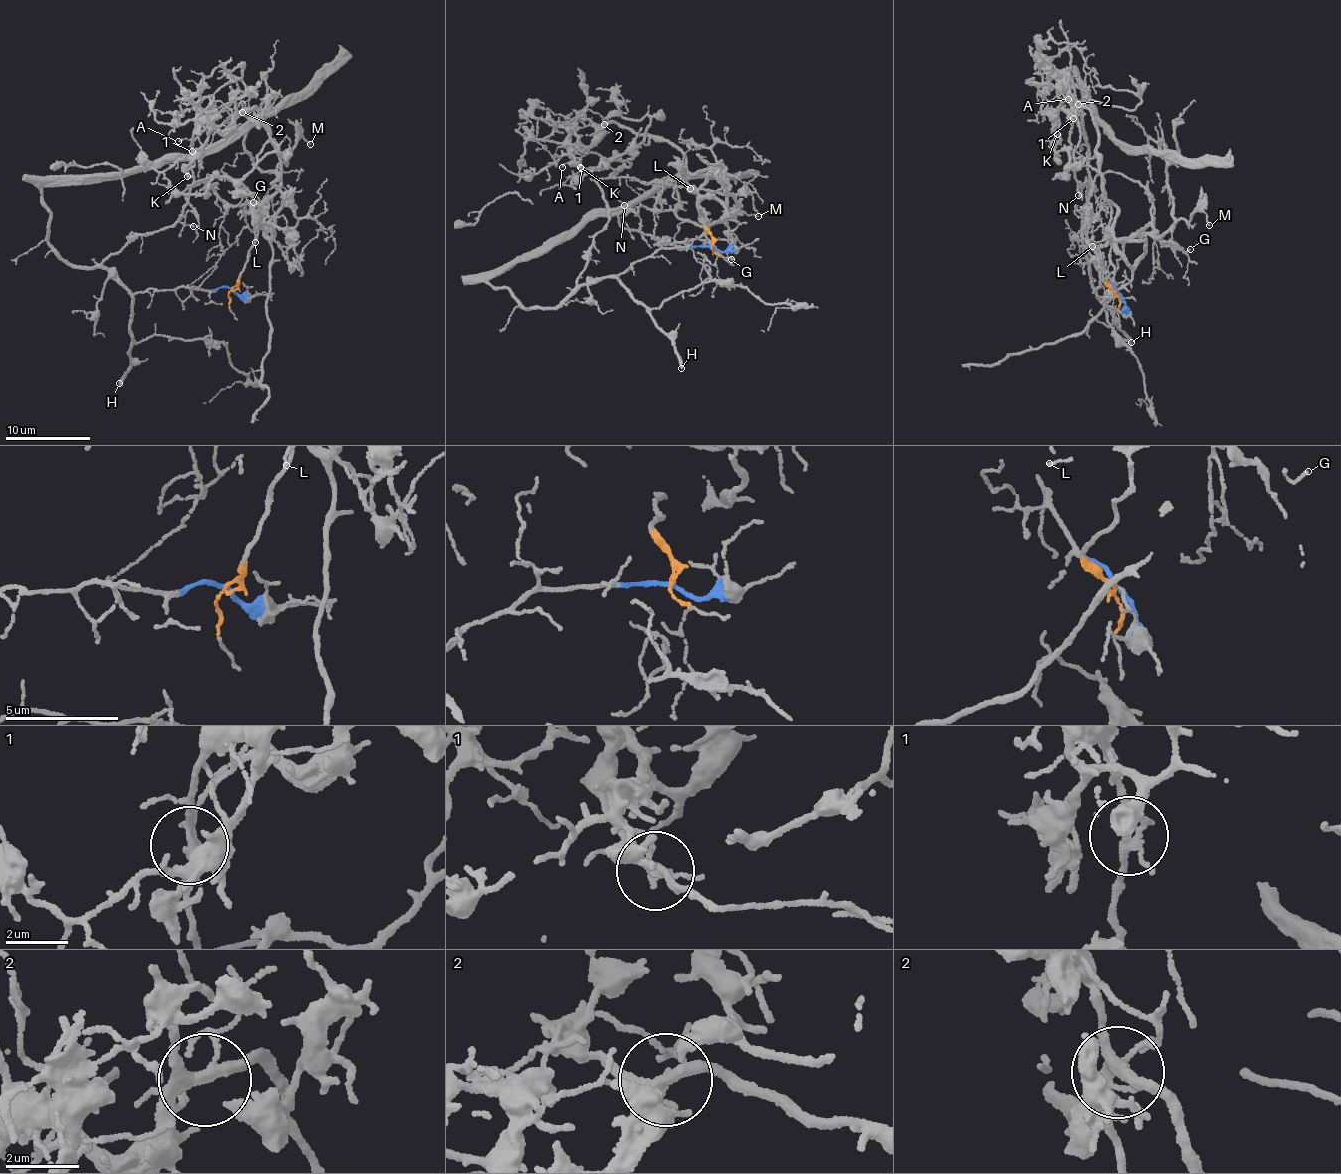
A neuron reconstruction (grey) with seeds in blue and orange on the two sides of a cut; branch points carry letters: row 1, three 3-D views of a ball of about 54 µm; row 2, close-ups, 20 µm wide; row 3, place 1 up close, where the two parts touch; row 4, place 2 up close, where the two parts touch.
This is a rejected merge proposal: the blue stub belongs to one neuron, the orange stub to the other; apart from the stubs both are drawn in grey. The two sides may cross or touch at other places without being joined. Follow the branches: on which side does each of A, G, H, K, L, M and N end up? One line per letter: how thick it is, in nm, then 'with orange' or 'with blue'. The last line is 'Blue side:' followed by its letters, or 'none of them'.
A: calibre 110 nm; with blue
G: calibre 120 nm; with orange
H: calibre 280 nm; with blue
K: calibre 320 nm; with orange
L: calibre 120 nm; with orange
M: calibre 110 nm; with orange
N: calibre 140 nm; with blue
Blue side: A, H, N

